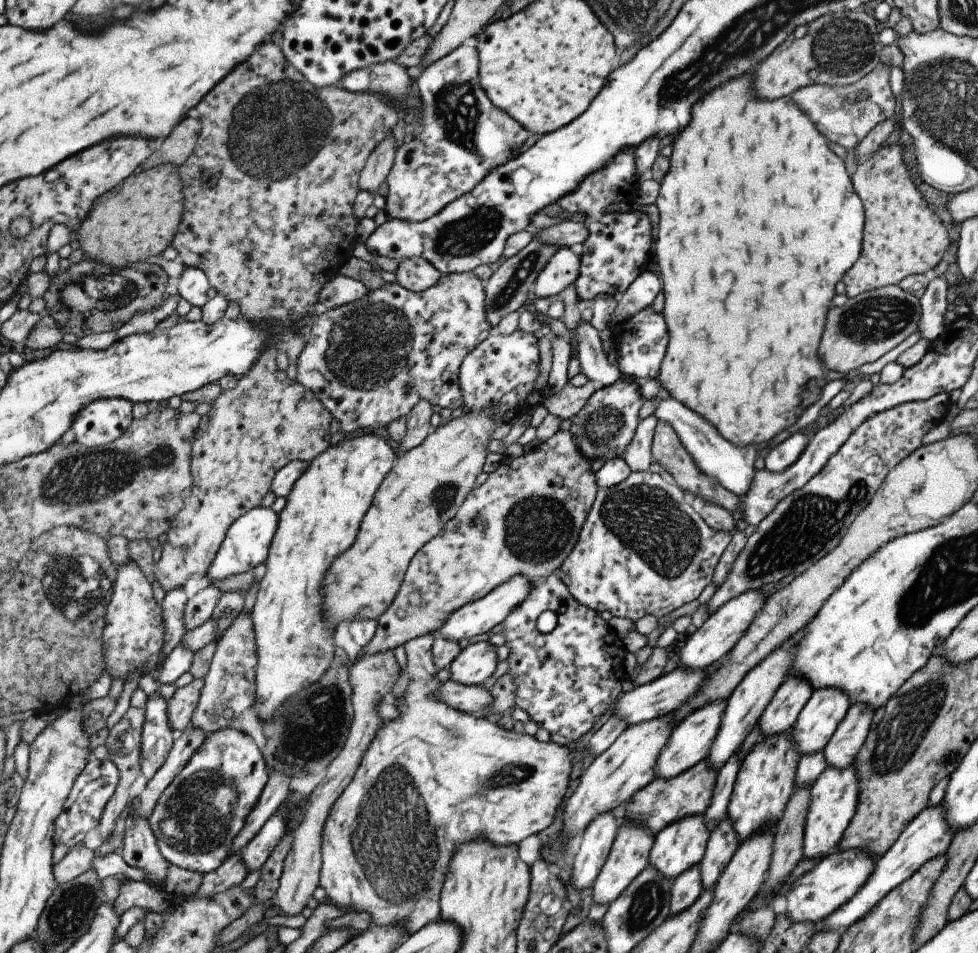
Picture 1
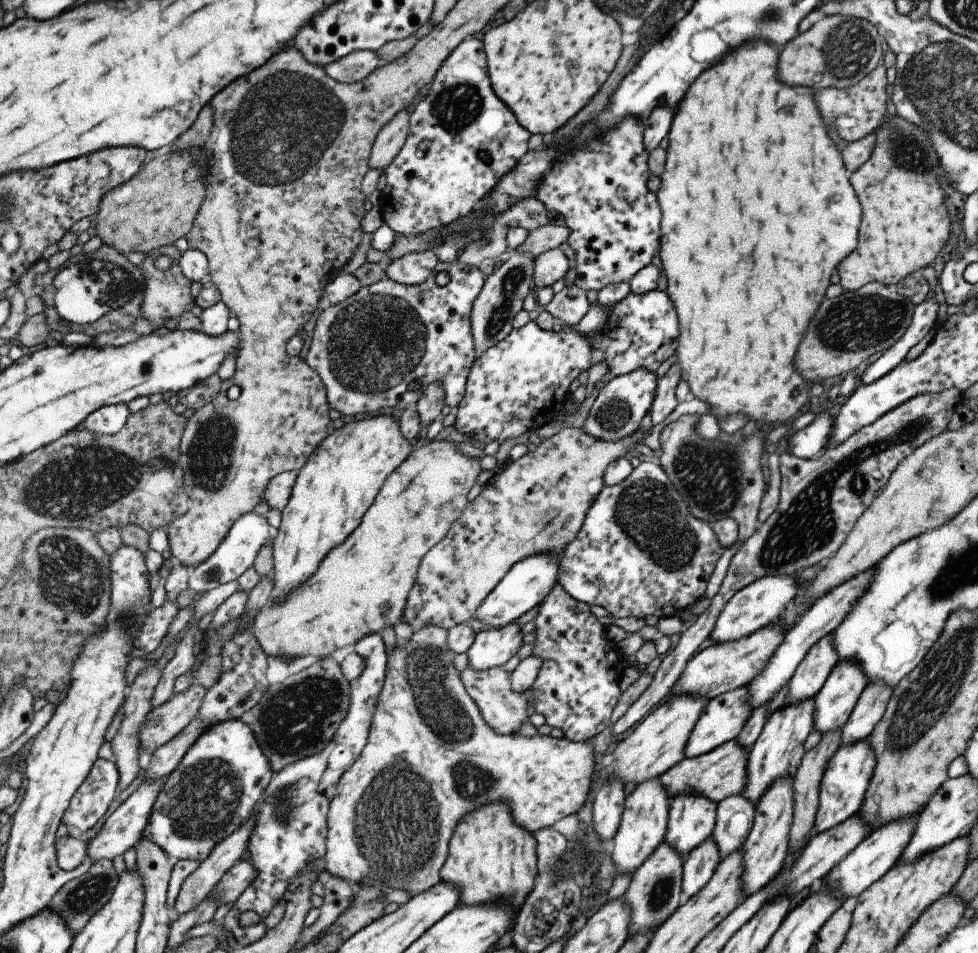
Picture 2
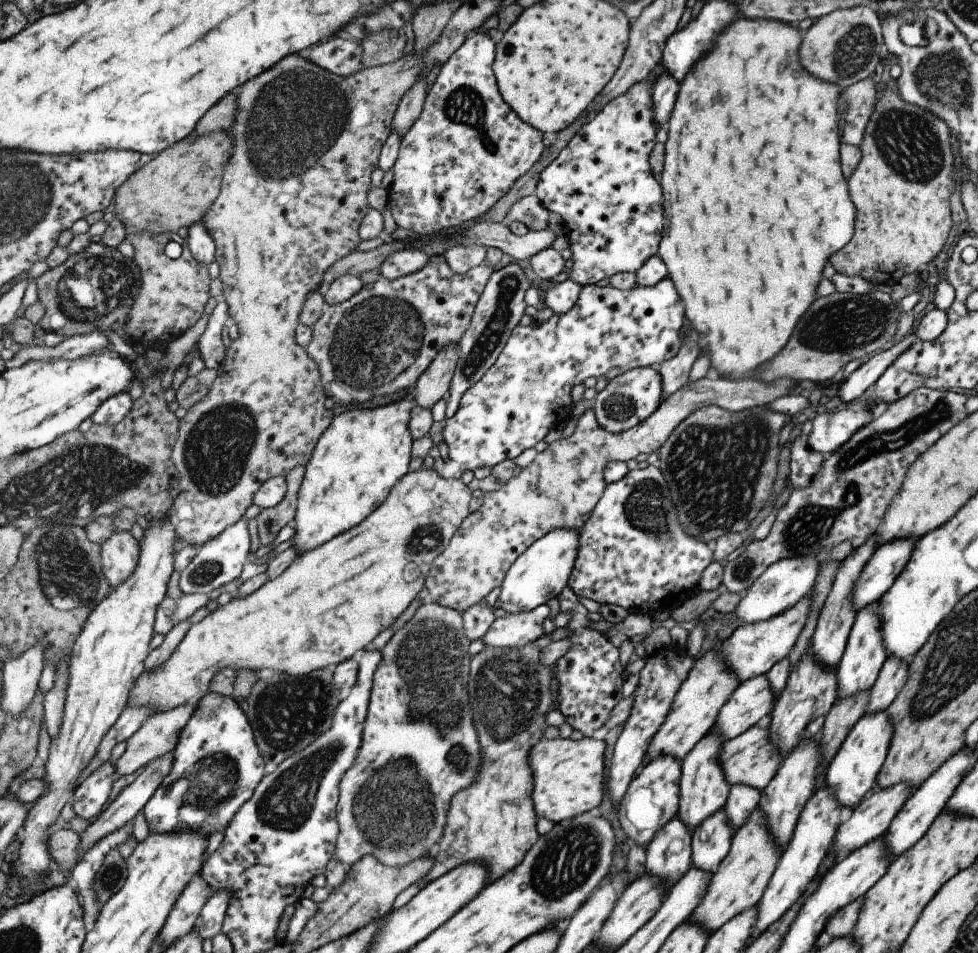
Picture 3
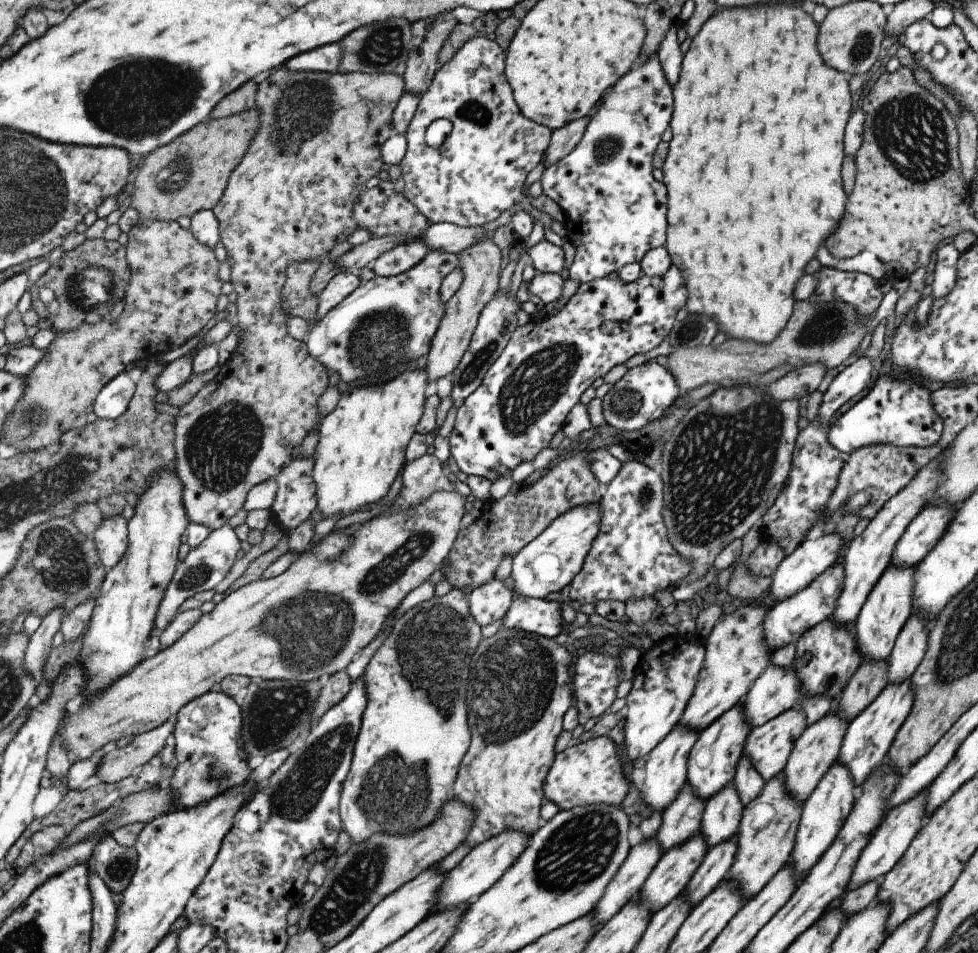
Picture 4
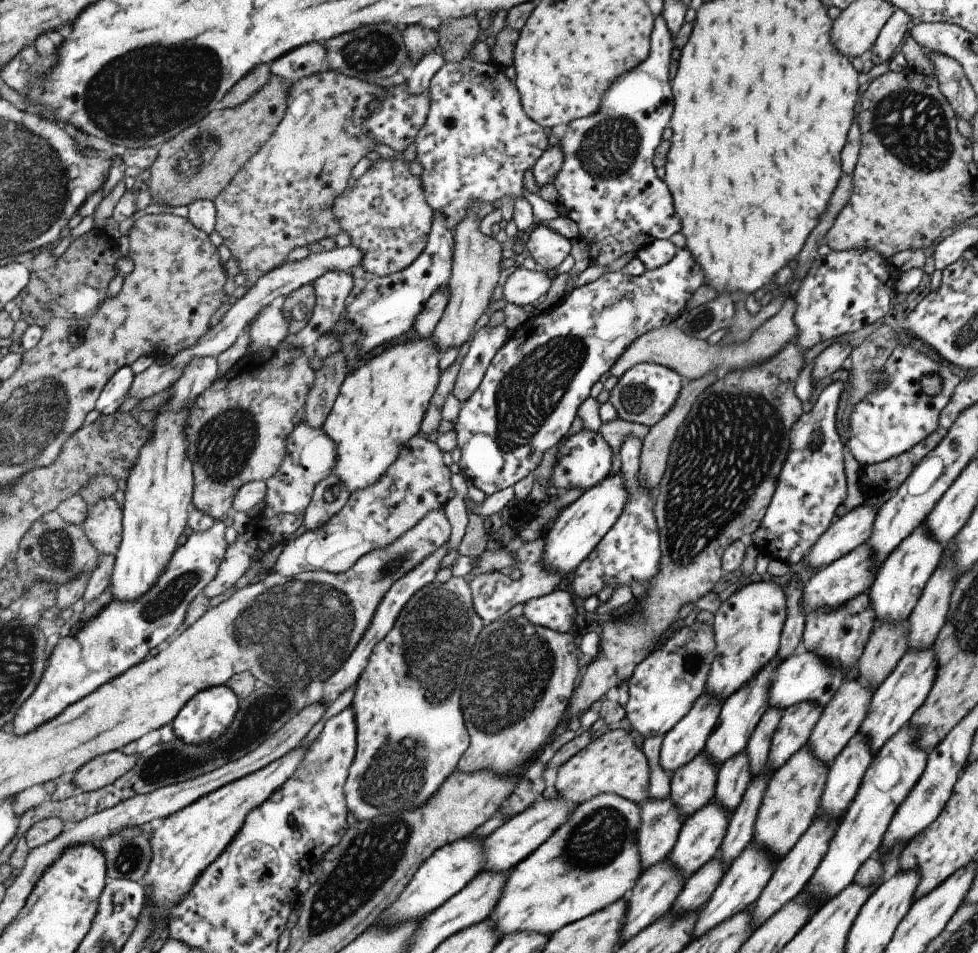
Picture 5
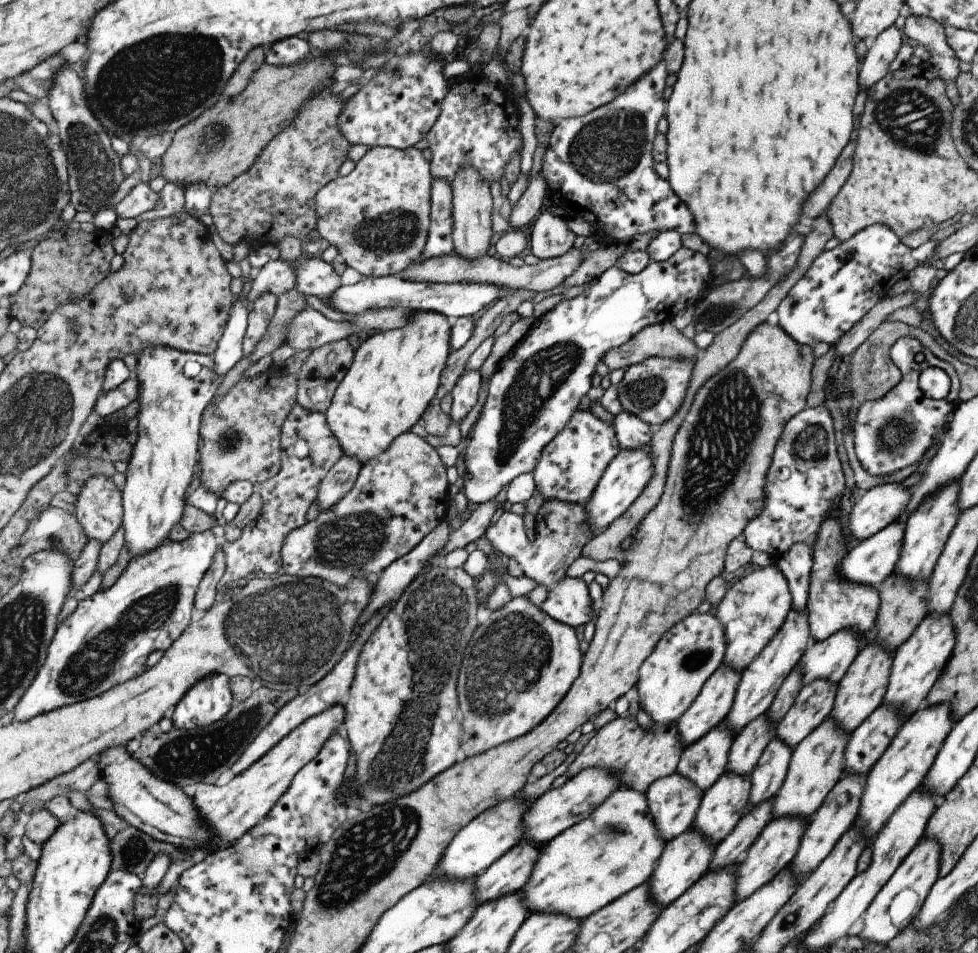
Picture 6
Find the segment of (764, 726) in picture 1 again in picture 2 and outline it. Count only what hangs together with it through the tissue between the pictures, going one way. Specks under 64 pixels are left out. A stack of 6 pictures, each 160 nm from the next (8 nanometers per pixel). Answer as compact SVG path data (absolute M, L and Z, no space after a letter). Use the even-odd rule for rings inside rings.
M827 633L807 649L805 656L788 680L785 705L814 697L819 692L838 661L833 637L833 633Z

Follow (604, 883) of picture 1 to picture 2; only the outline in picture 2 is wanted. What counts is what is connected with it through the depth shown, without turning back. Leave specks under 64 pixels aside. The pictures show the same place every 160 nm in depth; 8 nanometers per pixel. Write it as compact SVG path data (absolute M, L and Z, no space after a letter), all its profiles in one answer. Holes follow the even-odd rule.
M659 777L644 780L635 785L624 798L624 807L621 818L613 835L610 856L617 873L634 870L655 850L655 847L664 840L670 809L670 796L660 783Z

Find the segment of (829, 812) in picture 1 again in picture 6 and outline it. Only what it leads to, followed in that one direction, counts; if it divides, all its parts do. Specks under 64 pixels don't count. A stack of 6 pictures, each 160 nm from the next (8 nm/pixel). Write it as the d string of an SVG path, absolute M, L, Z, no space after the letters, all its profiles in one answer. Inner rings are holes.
M947 613L926 614L921 622L913 629L913 632L896 648L894 659L890 668L888 685L883 695L883 703L891 705L906 720L912 712L924 705L927 691L935 684L942 668L951 656L955 628Z

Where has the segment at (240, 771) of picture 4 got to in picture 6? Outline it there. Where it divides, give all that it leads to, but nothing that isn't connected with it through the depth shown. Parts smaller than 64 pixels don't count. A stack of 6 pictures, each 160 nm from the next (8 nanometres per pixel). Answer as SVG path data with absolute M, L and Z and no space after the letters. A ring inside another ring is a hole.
M221 673L209 675L180 700L172 714L172 724L178 729L209 727L222 721L235 702L231 678Z

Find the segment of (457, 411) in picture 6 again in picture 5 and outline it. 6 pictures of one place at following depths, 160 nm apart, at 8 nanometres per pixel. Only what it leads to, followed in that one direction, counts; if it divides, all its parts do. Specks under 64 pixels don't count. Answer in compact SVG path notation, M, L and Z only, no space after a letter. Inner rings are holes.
M504 324L477 330L467 353L462 357L452 388L452 395L460 402L466 401L482 381L485 369L493 355L507 340Z

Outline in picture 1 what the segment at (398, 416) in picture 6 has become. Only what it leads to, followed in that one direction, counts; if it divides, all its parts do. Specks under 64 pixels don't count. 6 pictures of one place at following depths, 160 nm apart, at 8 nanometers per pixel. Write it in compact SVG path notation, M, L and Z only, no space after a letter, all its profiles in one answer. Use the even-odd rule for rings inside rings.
M375 433L345 438L327 451L322 452L311 461L305 474L292 487L291 494L286 498L286 505L279 513L280 523L273 539L268 559L267 572L260 582L260 591L255 606L252 608L254 629L259 652L259 668L257 668L257 708L258 716L263 720L273 720L277 708L299 688L305 688L317 682L327 668L332 666L335 659L335 632L327 628L323 618L323 596L321 596L321 582L325 572L333 564L333 560L343 554L347 548L353 546L359 526L371 508L377 491L381 488L381 481L389 472L393 464L395 452L391 450L389 442Z

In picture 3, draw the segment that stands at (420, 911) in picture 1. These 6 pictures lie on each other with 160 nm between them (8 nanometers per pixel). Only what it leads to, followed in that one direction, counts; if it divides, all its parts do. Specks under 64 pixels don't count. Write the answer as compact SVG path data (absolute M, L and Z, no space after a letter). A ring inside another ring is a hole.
M425 600L415 610L411 618L393 633L380 650L382 659L380 667L376 670L375 683L372 688L372 700L368 712L368 720L364 728L360 754L357 755L356 762L347 771L340 784L340 802L338 804L340 835L336 855L349 866L358 863L359 860L367 855L373 855L384 865L390 867L403 867L405 863L412 862L413 859L429 855L439 845L439 840L443 838L447 811L453 794L462 788L472 785L472 782L476 779L476 772L480 767L480 748L478 747L478 734L475 732L471 716L473 709L470 707L466 689L471 658L469 653L467 653L469 643L470 640L465 636L462 627L461 612L431 600ZM585 736L580 740L542 738L530 748L528 763L533 779L531 800L537 817L542 816L556 823L591 810L603 800L603 748L603 741Z

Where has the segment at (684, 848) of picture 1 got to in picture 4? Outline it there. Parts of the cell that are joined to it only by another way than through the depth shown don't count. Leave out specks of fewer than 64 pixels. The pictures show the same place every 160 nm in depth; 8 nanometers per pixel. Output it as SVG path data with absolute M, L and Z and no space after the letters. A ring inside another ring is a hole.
M741 702L734 704L699 732L695 744L689 751L685 783L689 783L694 793L699 795L704 802L732 780L735 766L742 755L746 736L752 729L744 719L744 712L740 704Z

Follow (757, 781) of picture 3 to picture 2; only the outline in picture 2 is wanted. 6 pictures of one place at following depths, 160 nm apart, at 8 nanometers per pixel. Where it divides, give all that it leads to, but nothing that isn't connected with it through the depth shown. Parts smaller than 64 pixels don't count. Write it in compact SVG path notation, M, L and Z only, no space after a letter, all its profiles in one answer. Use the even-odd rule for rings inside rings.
M731 739L717 748L696 757L685 757L659 776L660 783L673 798L677 793L693 791L706 799L718 803L725 797L742 794L746 785L746 764L748 750L738 740Z

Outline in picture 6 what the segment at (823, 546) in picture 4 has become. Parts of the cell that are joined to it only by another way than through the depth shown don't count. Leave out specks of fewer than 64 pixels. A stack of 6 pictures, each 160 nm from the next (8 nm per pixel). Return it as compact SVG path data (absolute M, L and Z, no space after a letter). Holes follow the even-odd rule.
M883 482L866 490L852 506L845 536L862 541L896 521L911 498L910 490L896 482Z

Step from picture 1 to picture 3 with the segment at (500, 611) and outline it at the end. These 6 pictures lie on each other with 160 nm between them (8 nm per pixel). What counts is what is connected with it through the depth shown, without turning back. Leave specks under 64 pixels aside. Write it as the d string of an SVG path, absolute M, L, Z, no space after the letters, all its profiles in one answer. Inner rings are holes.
M553 529L532 542L507 568L495 607L506 613L527 612L547 603L567 587L567 579L578 551L578 530Z

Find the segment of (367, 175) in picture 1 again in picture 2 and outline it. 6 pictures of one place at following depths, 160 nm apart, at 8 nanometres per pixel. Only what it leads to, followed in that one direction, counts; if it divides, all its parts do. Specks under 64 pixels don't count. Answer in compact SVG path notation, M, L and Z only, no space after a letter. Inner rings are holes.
M405 110L397 112L387 126L383 127L372 148L370 168L385 169L399 152L409 134L408 116Z

